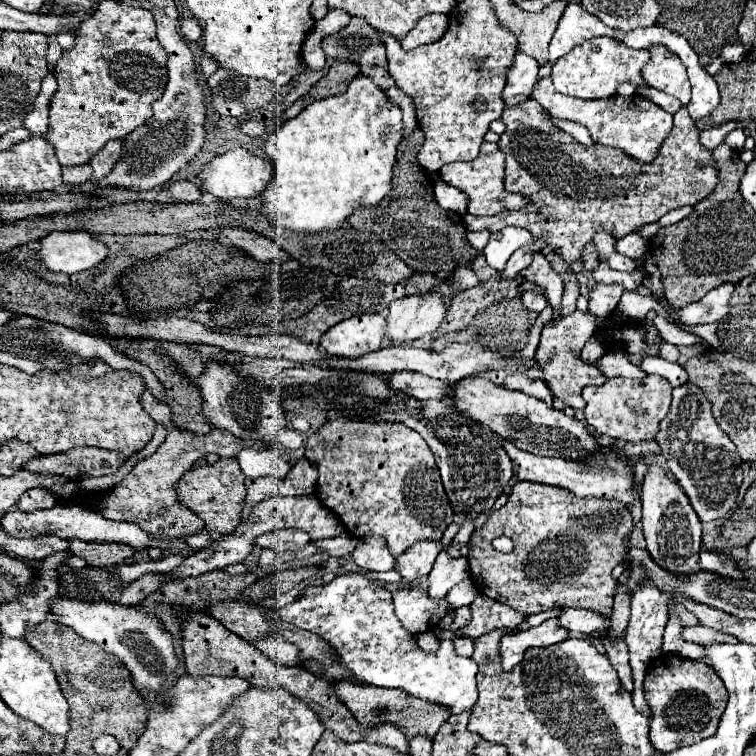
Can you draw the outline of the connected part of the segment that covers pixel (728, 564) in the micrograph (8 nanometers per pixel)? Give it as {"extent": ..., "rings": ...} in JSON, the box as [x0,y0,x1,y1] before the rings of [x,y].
{"extent":[700,552,744,578],"rings":[[[700,552],[700,568],[716,572],[720,576],[730,576],[730,578],[744,578],[744,572],[738,570],[738,564],[730,558],[718,556],[716,552]]]}

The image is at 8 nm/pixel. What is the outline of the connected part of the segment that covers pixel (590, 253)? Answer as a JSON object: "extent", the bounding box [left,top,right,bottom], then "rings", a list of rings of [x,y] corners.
{"extent":[582,242,600,272],"rings":[[[590,242],[586,248],[584,248],[584,254],[582,254],[582,264],[584,264],[584,270],[590,272],[590,270],[596,270],[596,266],[600,264],[596,252],[594,252],[594,244]]]}

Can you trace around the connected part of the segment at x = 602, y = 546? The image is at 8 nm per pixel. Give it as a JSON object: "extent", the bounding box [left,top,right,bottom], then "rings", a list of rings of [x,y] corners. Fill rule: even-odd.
{"extent":[468,482,634,614],"rings":[[[516,482],[508,502],[500,510],[494,510],[488,518],[488,524],[474,534],[474,548],[468,556],[470,576],[480,594],[506,604],[516,612],[538,614],[554,606],[568,606],[610,614],[616,590],[616,580],[610,572],[626,556],[626,550],[630,548],[626,536],[632,532],[632,528],[634,522],[630,510],[616,500],[576,498],[570,490],[558,486]],[[498,536],[508,536],[514,542],[514,550],[508,554],[498,552],[492,546],[492,540]]]}

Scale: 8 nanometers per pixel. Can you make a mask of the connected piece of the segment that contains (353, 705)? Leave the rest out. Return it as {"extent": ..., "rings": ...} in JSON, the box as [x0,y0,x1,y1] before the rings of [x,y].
{"extent":[332,682,448,740],"rings":[[[336,682],[332,686],[332,692],[344,702],[344,706],[352,712],[352,716],[360,722],[364,728],[376,728],[380,724],[396,724],[408,734],[408,740],[412,740],[416,734],[428,734],[428,738],[434,738],[438,728],[448,720],[448,710],[430,704],[430,702],[420,702],[418,698],[412,698],[404,690],[392,690],[392,688],[378,688],[370,684],[352,684],[352,682]]]}

